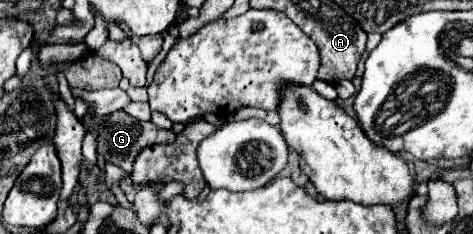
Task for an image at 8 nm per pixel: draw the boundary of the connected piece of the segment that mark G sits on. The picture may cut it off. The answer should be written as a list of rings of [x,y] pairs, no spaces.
[[[116,111],[100,129],[100,137],[98,137],[98,153],[102,153],[106,157],[106,161],[116,163],[118,167],[122,167],[122,171],[130,173],[136,155],[150,145],[156,143],[172,143],[176,139],[174,131],[166,131],[166,129],[158,129],[152,121],[138,121],[138,119],[130,119],[130,115],[126,115],[124,111]]]

